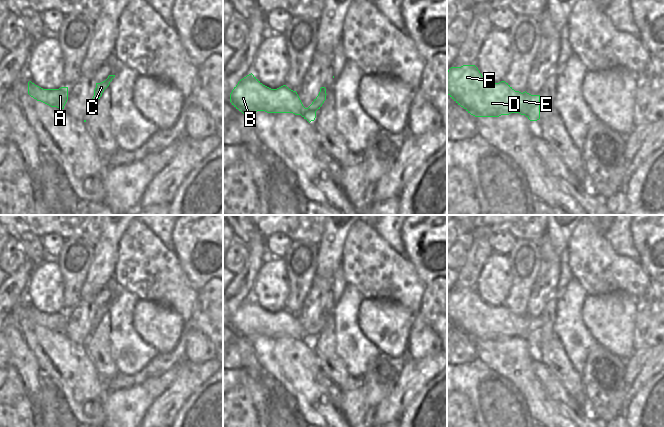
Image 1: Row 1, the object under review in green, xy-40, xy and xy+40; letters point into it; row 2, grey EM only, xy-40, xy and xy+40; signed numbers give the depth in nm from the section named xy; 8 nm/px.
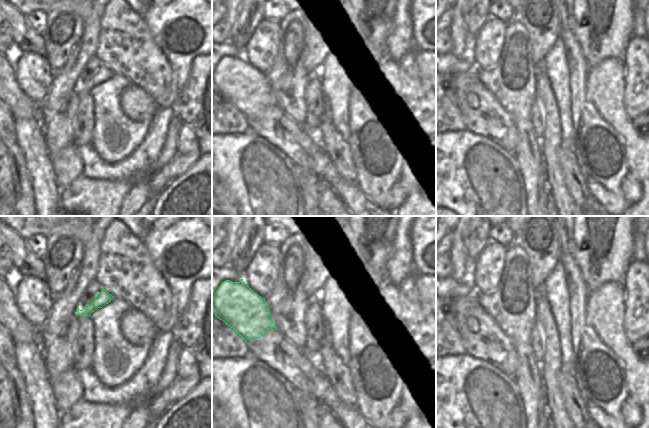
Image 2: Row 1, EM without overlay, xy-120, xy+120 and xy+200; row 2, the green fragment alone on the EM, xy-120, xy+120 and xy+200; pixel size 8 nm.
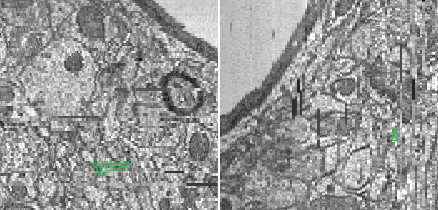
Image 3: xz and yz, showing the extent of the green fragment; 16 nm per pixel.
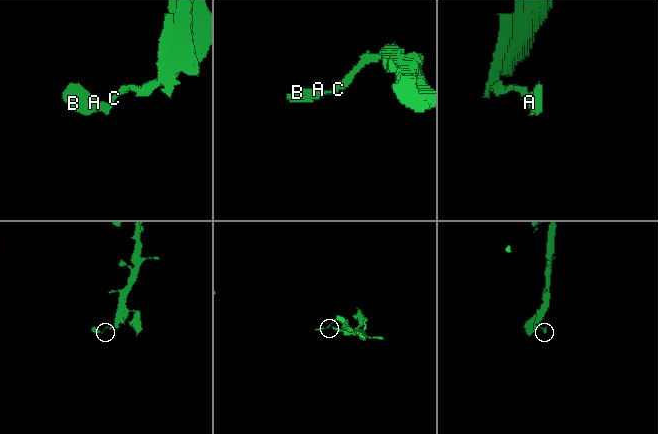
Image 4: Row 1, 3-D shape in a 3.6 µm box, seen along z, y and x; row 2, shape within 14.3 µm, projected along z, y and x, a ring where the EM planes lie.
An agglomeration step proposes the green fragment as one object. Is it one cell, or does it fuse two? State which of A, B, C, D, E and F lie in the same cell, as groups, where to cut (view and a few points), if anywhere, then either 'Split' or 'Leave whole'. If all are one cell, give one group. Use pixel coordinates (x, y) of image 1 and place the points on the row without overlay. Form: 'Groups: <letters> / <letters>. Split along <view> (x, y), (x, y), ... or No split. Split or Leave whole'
Groups: A B C D E F. No split. Leave whole

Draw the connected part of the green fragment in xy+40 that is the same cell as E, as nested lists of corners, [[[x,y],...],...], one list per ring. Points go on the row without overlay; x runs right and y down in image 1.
[[[463,289],[461,291],[451,291],[447,295],[447,318],[468,337],[475,341],[499,341],[511,337],[525,339],[530,345],[540,343],[540,319],[531,319],[526,315],[521,317],[515,315],[508,307],[501,305],[493,307],[485,303],[475,289]]]

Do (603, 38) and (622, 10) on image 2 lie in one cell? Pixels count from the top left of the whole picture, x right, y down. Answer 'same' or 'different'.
same

